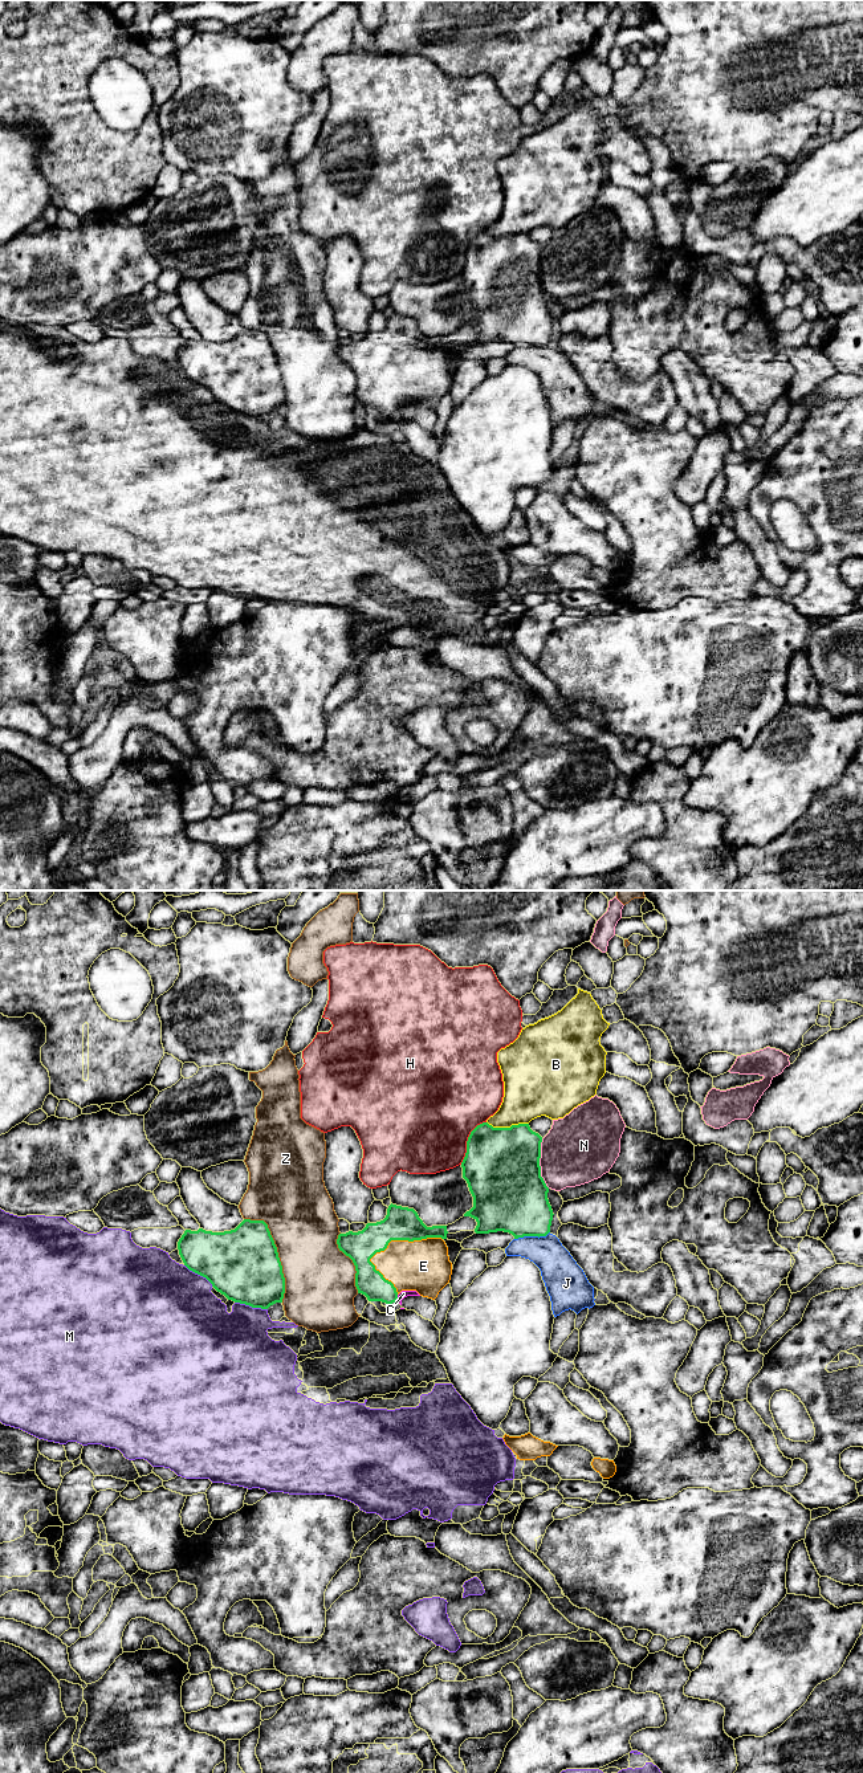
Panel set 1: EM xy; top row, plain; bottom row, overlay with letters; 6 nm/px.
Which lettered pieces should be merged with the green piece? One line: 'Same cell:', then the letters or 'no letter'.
Same cell: E

